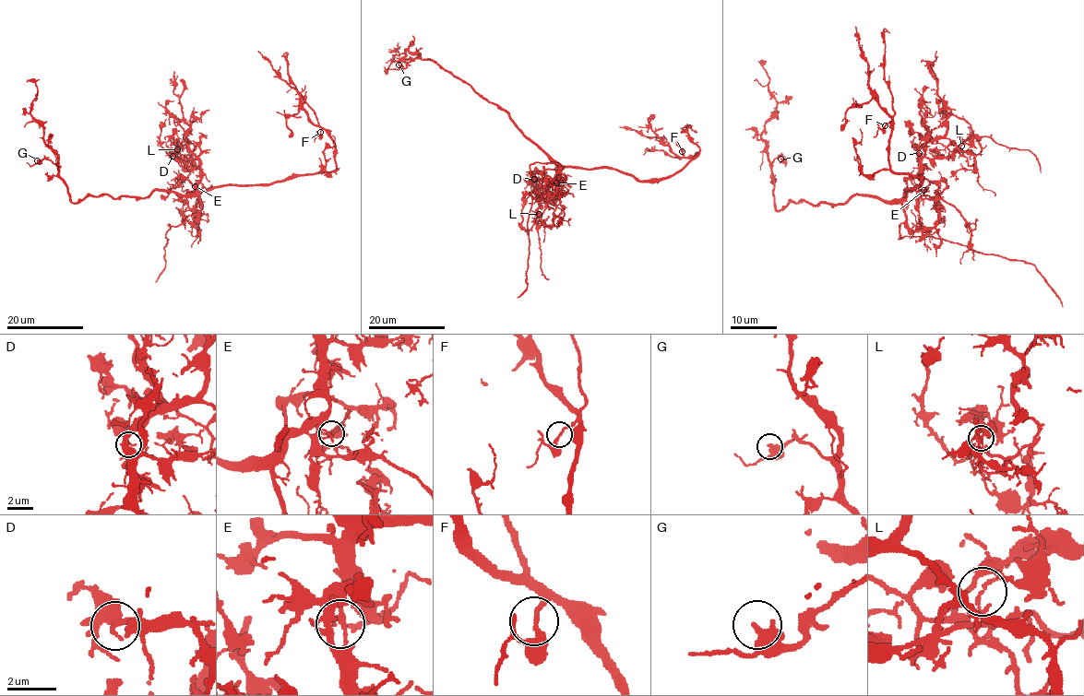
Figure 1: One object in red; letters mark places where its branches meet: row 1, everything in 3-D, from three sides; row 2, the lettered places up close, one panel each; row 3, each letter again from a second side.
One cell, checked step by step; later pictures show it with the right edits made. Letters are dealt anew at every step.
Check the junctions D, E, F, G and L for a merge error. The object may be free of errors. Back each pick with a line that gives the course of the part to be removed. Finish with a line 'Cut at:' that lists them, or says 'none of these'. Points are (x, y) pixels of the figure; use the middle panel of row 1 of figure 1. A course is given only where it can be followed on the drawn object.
L: Course of the part to remove: (539, 214), (535, 219), (542, 253), (541, 269), (548, 280)
Cut at: L

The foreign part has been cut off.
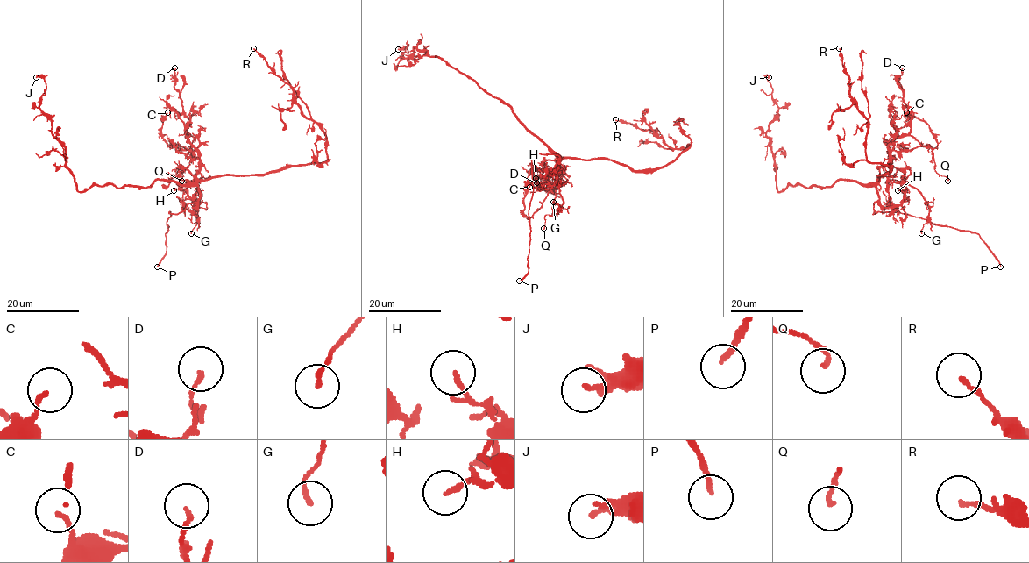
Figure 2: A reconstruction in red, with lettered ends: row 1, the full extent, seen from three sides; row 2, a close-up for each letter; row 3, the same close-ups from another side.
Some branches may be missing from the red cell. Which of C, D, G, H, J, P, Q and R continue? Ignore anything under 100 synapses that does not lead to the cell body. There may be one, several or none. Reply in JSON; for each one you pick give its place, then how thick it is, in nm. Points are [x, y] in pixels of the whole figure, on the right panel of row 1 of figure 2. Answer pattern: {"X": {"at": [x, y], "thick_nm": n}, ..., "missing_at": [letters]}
{"P": {"at": [1000, 267], "thick_nm": 150}, "missing_at": ["P"]}

